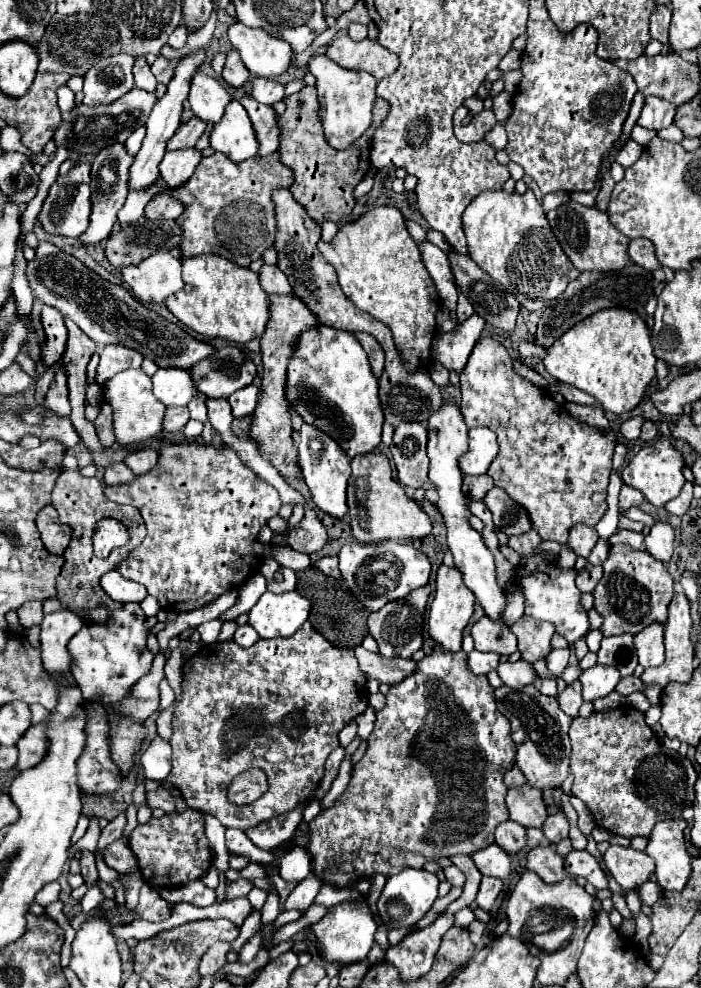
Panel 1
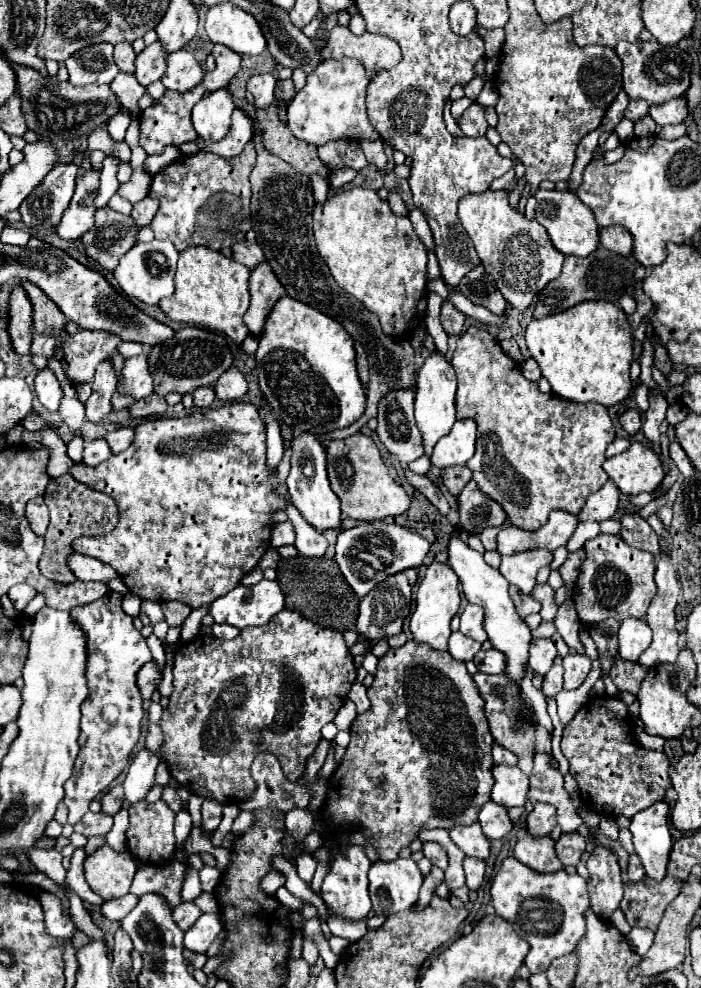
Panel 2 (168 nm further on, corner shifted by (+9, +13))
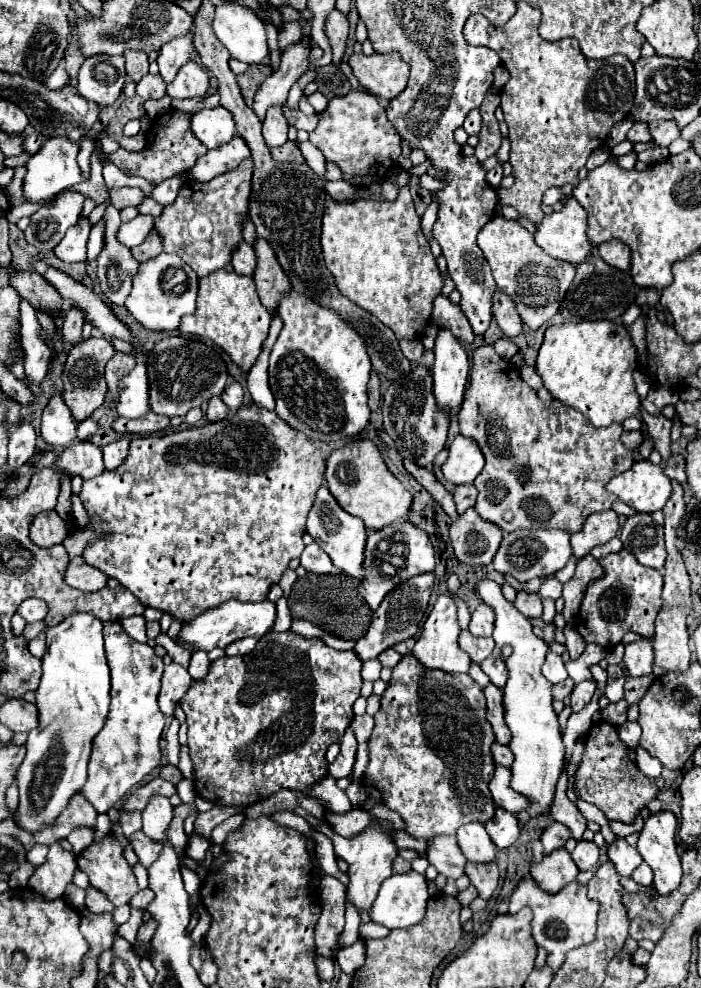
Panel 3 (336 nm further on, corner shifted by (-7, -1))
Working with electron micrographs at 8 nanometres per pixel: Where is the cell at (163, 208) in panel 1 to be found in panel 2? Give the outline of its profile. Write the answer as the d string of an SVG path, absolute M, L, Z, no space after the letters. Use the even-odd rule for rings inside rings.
M146 196L140 202L136 202L134 208L132 208L132 218L134 218L134 222L136 222L138 228L148 226L152 222L154 214L156 214L156 200L152 200L150 196Z

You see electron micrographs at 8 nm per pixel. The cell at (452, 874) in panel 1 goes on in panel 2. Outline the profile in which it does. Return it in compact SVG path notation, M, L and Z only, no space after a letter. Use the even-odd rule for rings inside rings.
M424 842L422 852L424 852L424 856L432 862L432 866L438 866L438 868L442 868L442 870L448 868L446 850L444 850L440 844L436 844L436 842Z

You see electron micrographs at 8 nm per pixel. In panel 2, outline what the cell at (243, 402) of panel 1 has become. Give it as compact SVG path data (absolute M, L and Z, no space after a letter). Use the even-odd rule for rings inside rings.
M232 366L228 368L214 384L214 392L216 392L216 398L224 400L224 402L230 402L230 400L238 400L246 394L246 380L242 376L242 372Z

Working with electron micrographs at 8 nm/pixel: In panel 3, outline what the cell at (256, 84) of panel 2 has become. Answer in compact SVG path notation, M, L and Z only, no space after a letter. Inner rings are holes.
M270 106L262 122L262 134L270 148L282 146L284 142L288 142L288 122L282 114L282 106Z

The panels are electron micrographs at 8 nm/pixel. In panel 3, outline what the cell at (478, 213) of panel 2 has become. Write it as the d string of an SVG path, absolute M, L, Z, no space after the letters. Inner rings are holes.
M494 216L486 222L478 232L478 246L492 268L498 288L514 300L516 310L528 328L538 330L558 312L560 302L574 280L574 266L570 262L544 254L518 220L506 220L504 216Z

